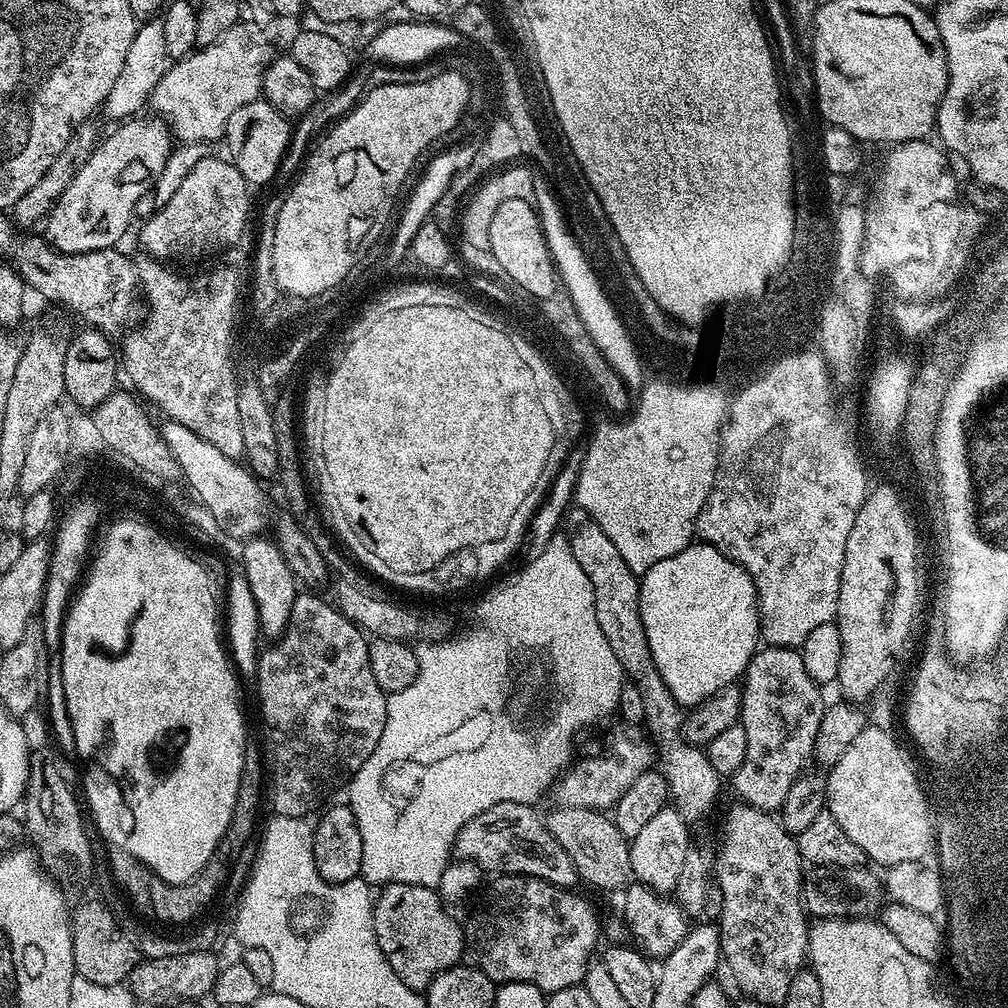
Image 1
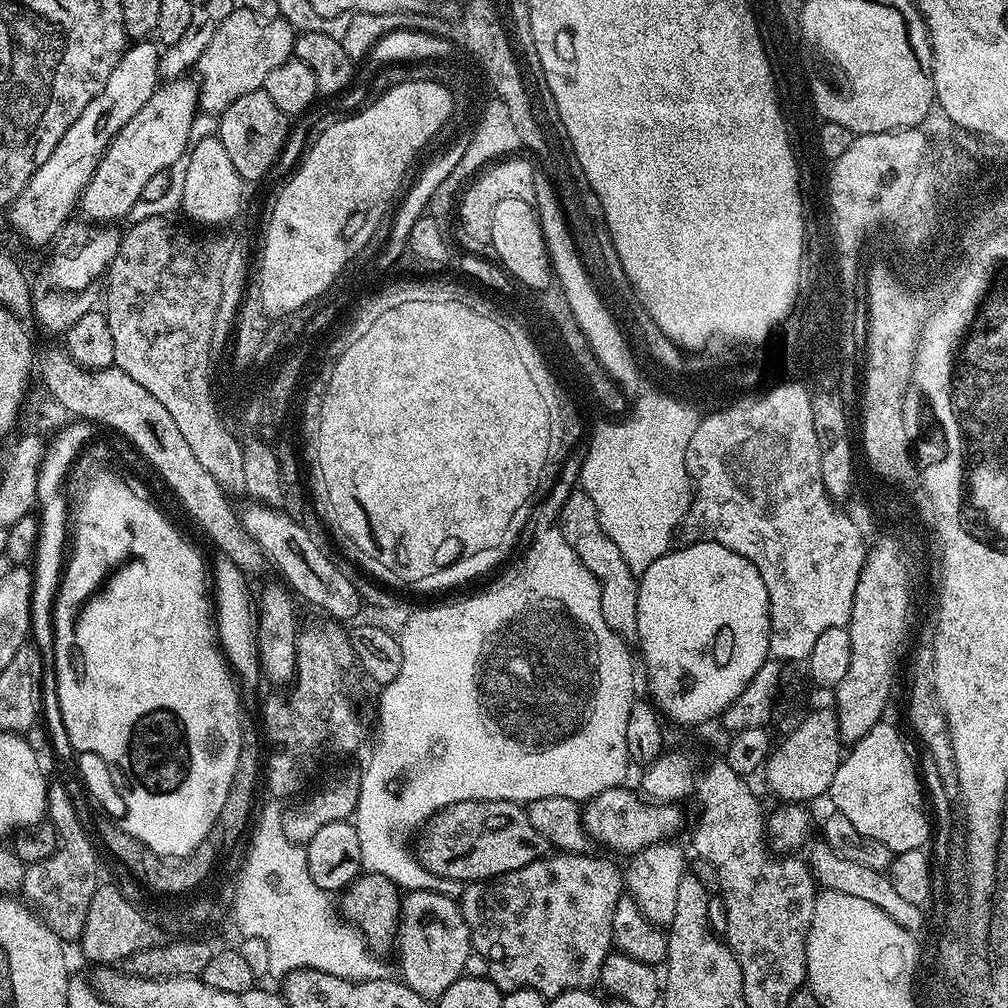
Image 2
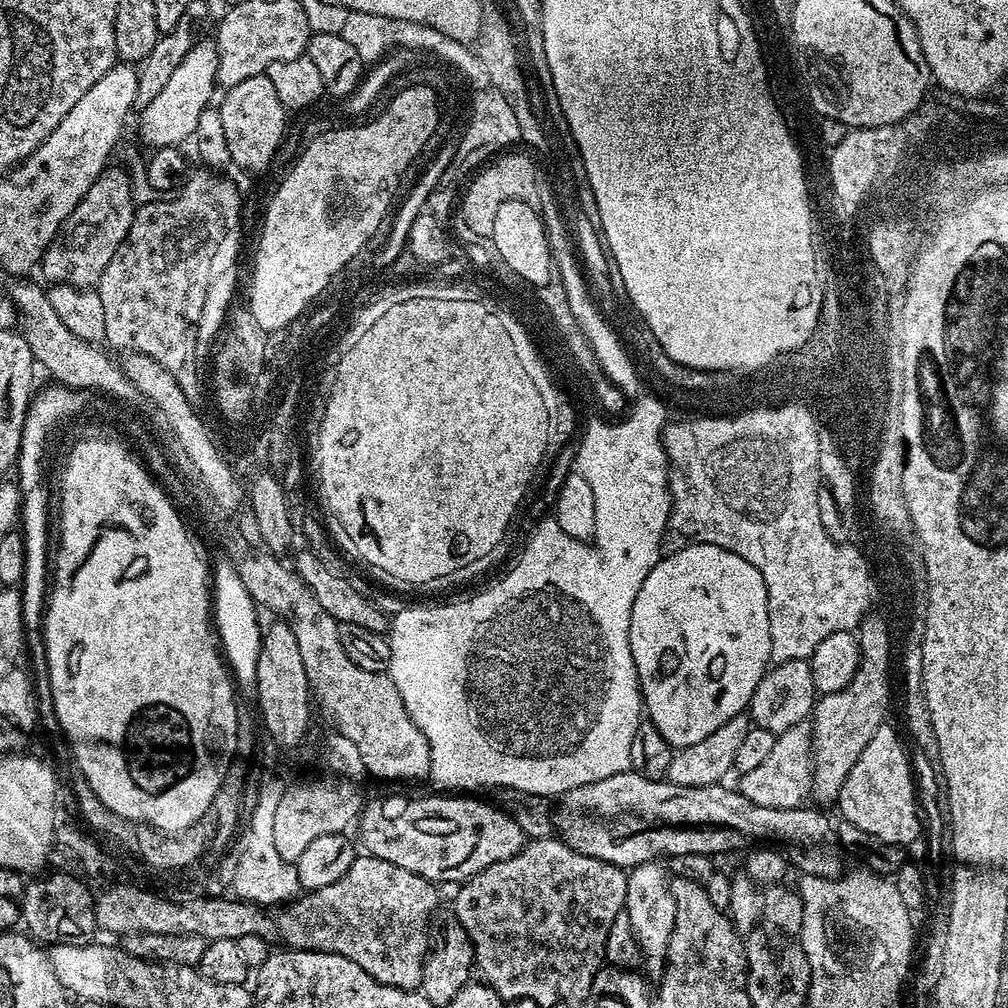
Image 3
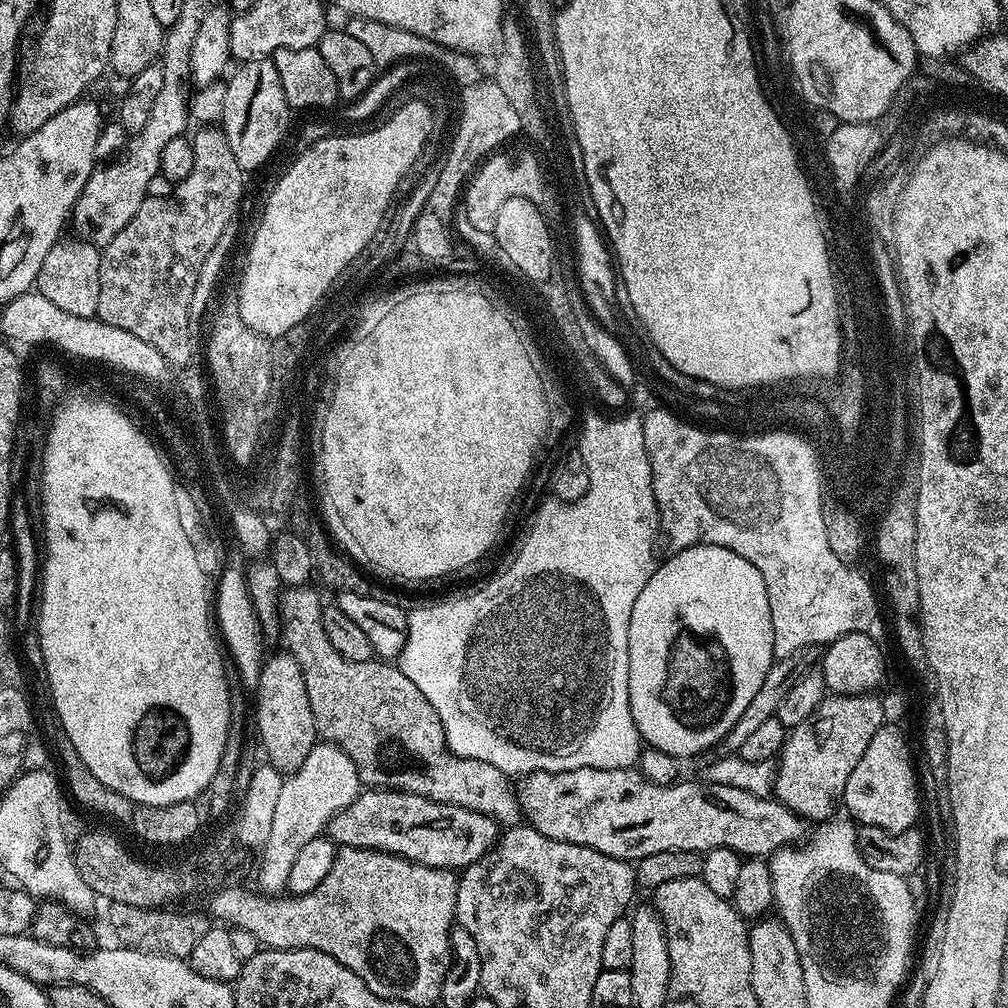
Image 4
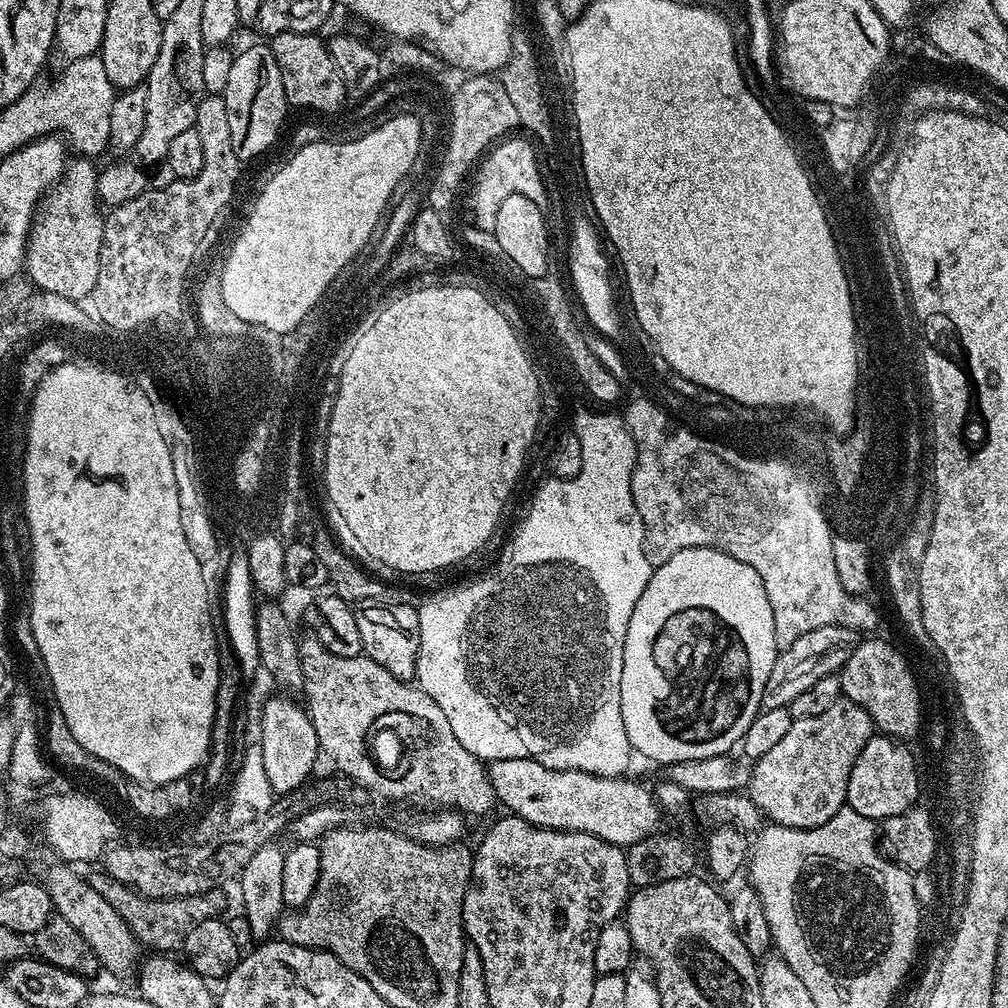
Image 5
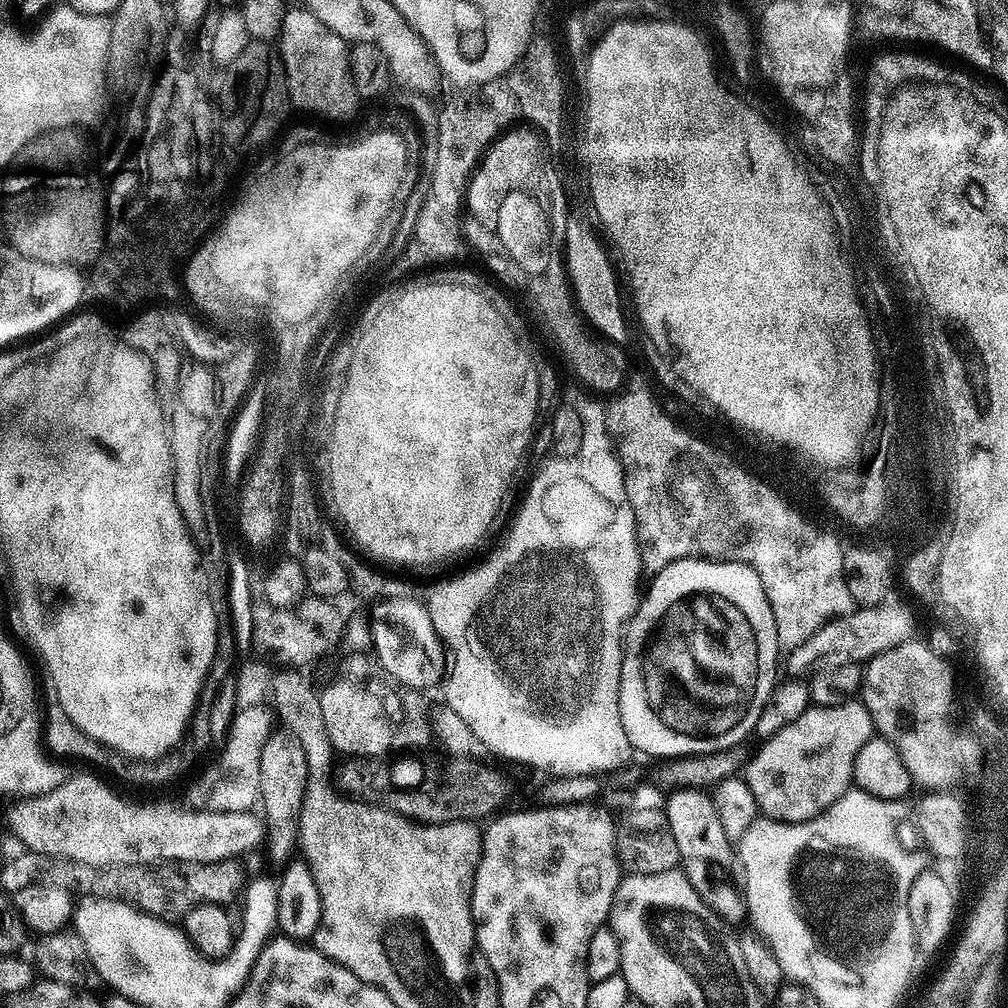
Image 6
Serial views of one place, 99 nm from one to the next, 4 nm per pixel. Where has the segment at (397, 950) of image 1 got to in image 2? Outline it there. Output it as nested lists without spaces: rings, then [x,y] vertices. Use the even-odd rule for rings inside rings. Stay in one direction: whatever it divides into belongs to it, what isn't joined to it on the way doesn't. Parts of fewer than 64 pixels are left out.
[[[418,890],[408,892],[402,900],[398,925],[398,949],[403,983],[423,1000],[439,1000],[460,976],[465,975],[468,955],[473,955],[470,930],[459,903],[451,896]]]

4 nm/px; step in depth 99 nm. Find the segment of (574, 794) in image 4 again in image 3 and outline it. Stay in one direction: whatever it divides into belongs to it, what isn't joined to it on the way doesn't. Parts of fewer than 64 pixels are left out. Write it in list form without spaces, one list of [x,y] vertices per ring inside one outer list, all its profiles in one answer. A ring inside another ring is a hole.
[[[629,770],[596,782],[586,782],[584,786],[564,793],[554,808],[554,828],[559,839],[578,850],[578,854],[610,862],[625,870],[634,869],[651,860],[659,861],[661,858],[683,856],[691,852],[716,858],[719,857],[719,852],[736,852],[739,848],[748,850],[761,842],[775,842],[777,845],[788,844],[786,855],[791,867],[795,871],[797,868],[797,873],[835,877],[841,871],[839,868],[846,861],[846,853],[840,846],[840,837],[834,824],[832,828],[831,822],[818,809],[808,808],[809,806],[790,809],[758,806],[735,787],[724,787],[723,783],[710,786],[678,786],[666,778],[651,780],[639,771]]]

